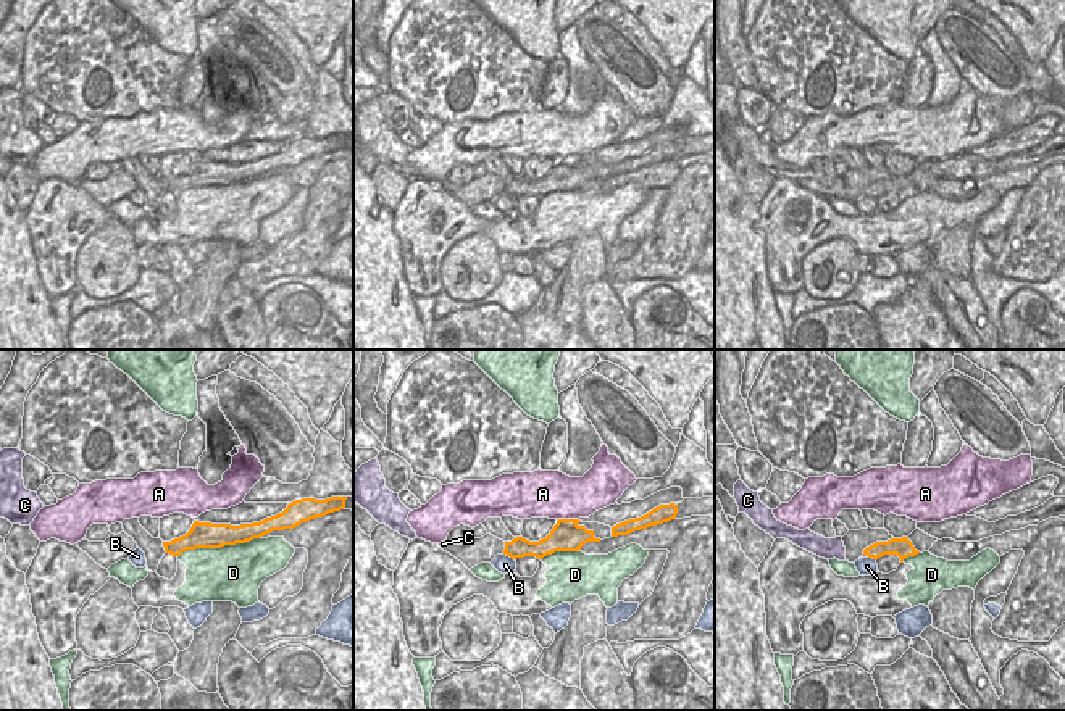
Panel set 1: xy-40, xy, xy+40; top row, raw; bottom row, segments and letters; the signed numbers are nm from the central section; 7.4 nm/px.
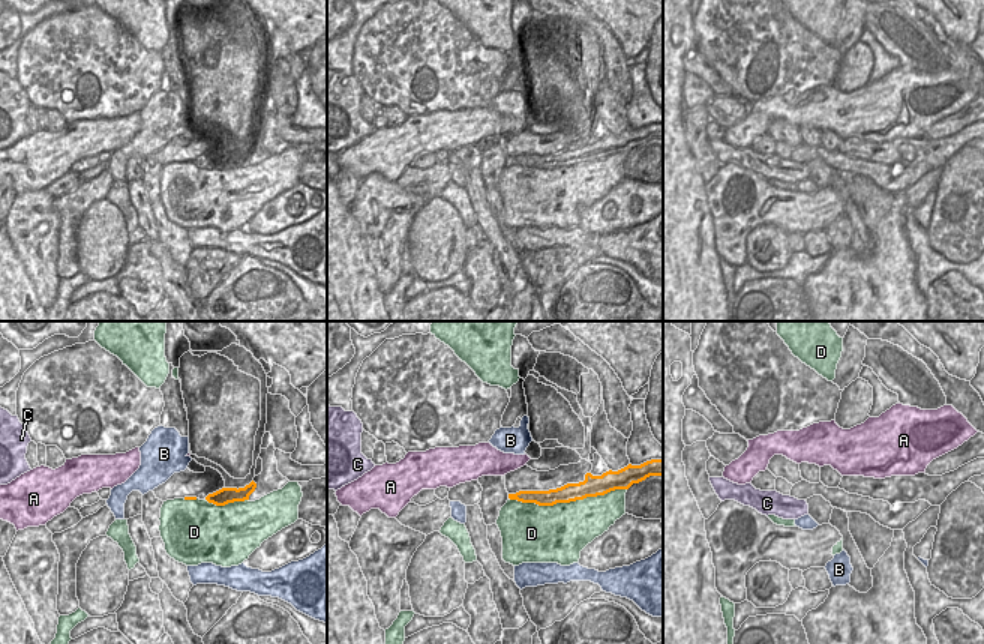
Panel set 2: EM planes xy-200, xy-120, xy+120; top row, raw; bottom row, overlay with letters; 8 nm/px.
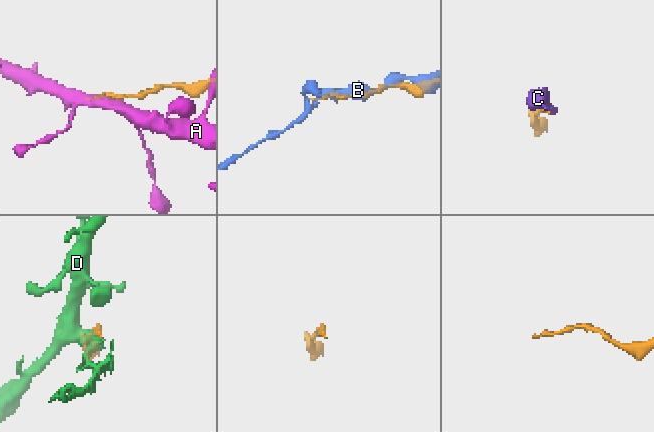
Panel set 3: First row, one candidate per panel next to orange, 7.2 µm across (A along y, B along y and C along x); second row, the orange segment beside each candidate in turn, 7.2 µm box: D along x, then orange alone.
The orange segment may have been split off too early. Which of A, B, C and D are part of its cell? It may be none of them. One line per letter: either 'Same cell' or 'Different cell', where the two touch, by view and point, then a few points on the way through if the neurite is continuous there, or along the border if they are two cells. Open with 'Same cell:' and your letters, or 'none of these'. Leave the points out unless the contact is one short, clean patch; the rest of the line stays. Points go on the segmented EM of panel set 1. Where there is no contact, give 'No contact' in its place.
Same cell: C
A: Different cell. Touches orange at xy (567, 519)
B: Different cell. Touches orange at xy (509, 555)
C: Same cell. Touches orange at xy+40 (867, 555). Path across: xy+40 (899, 547), (883, 547), (867, 555), (862, 555)
D: Different cell. Touches orange at xy-40 (218, 547)

